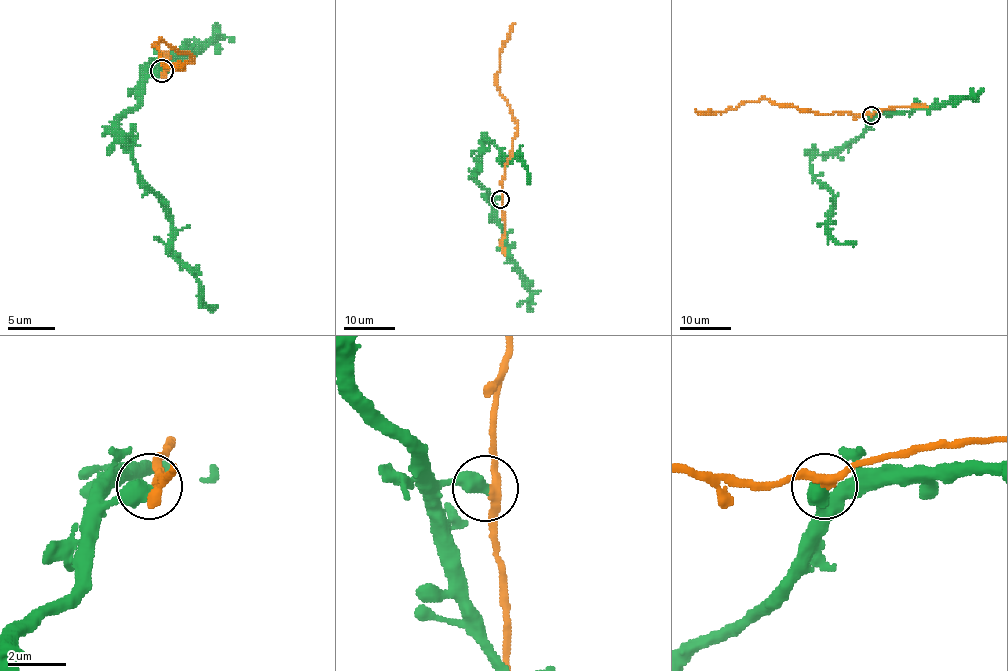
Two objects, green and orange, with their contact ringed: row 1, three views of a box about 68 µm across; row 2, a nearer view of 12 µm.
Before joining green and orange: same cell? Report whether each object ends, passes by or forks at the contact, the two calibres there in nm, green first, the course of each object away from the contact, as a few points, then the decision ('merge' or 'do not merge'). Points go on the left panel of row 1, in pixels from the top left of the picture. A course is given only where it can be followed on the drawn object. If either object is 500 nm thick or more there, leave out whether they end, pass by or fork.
550/280 nm | green via (161, 70), (119, 119), (121, 136), (140, 180), (173, 218), (173, 256), (215, 310) | orange via (163, 70), (180, 70), (192, 56), (161, 39), (152, 46), (166, 65), (187, 61) | do not merge

